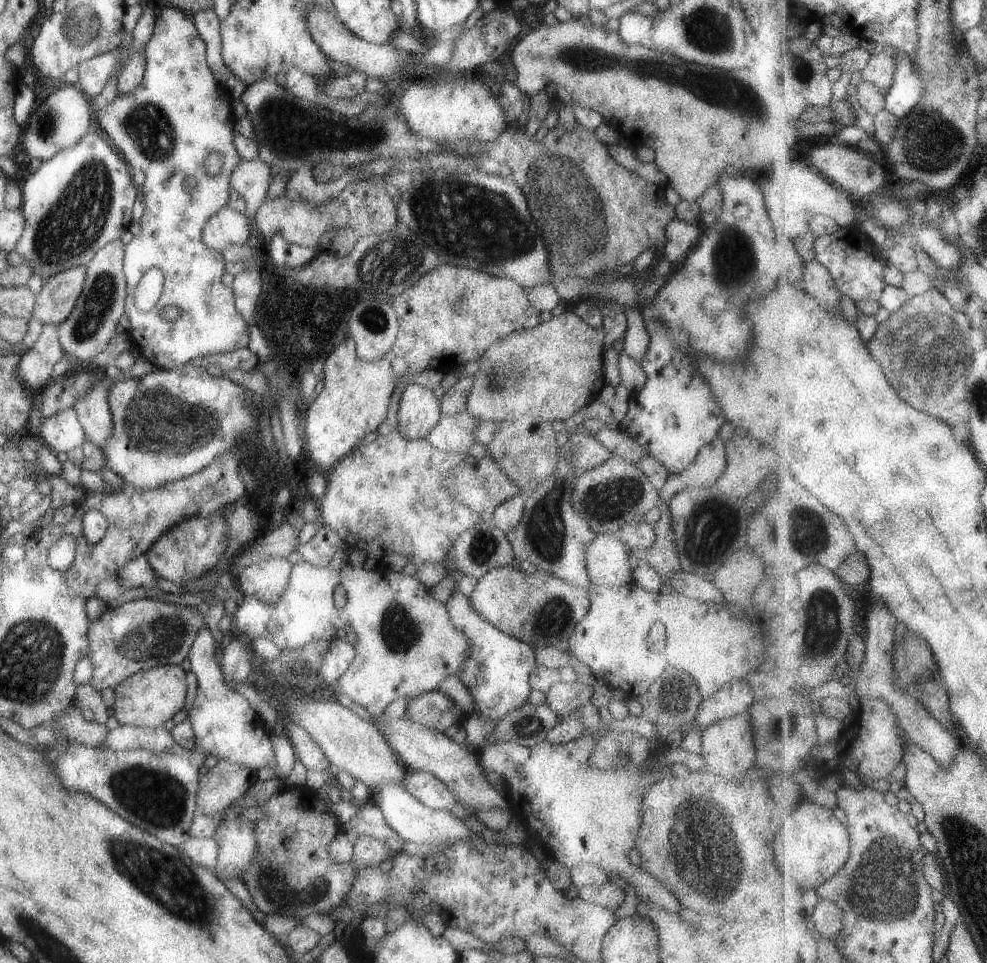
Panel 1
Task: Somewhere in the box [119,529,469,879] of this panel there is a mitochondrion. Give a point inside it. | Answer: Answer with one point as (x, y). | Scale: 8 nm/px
(160, 638)

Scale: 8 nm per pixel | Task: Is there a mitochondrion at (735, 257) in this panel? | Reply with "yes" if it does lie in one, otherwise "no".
yes

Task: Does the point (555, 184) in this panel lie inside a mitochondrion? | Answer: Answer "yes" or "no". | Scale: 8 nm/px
yes

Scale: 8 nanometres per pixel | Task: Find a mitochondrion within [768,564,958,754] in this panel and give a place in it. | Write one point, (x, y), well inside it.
(835, 611)

